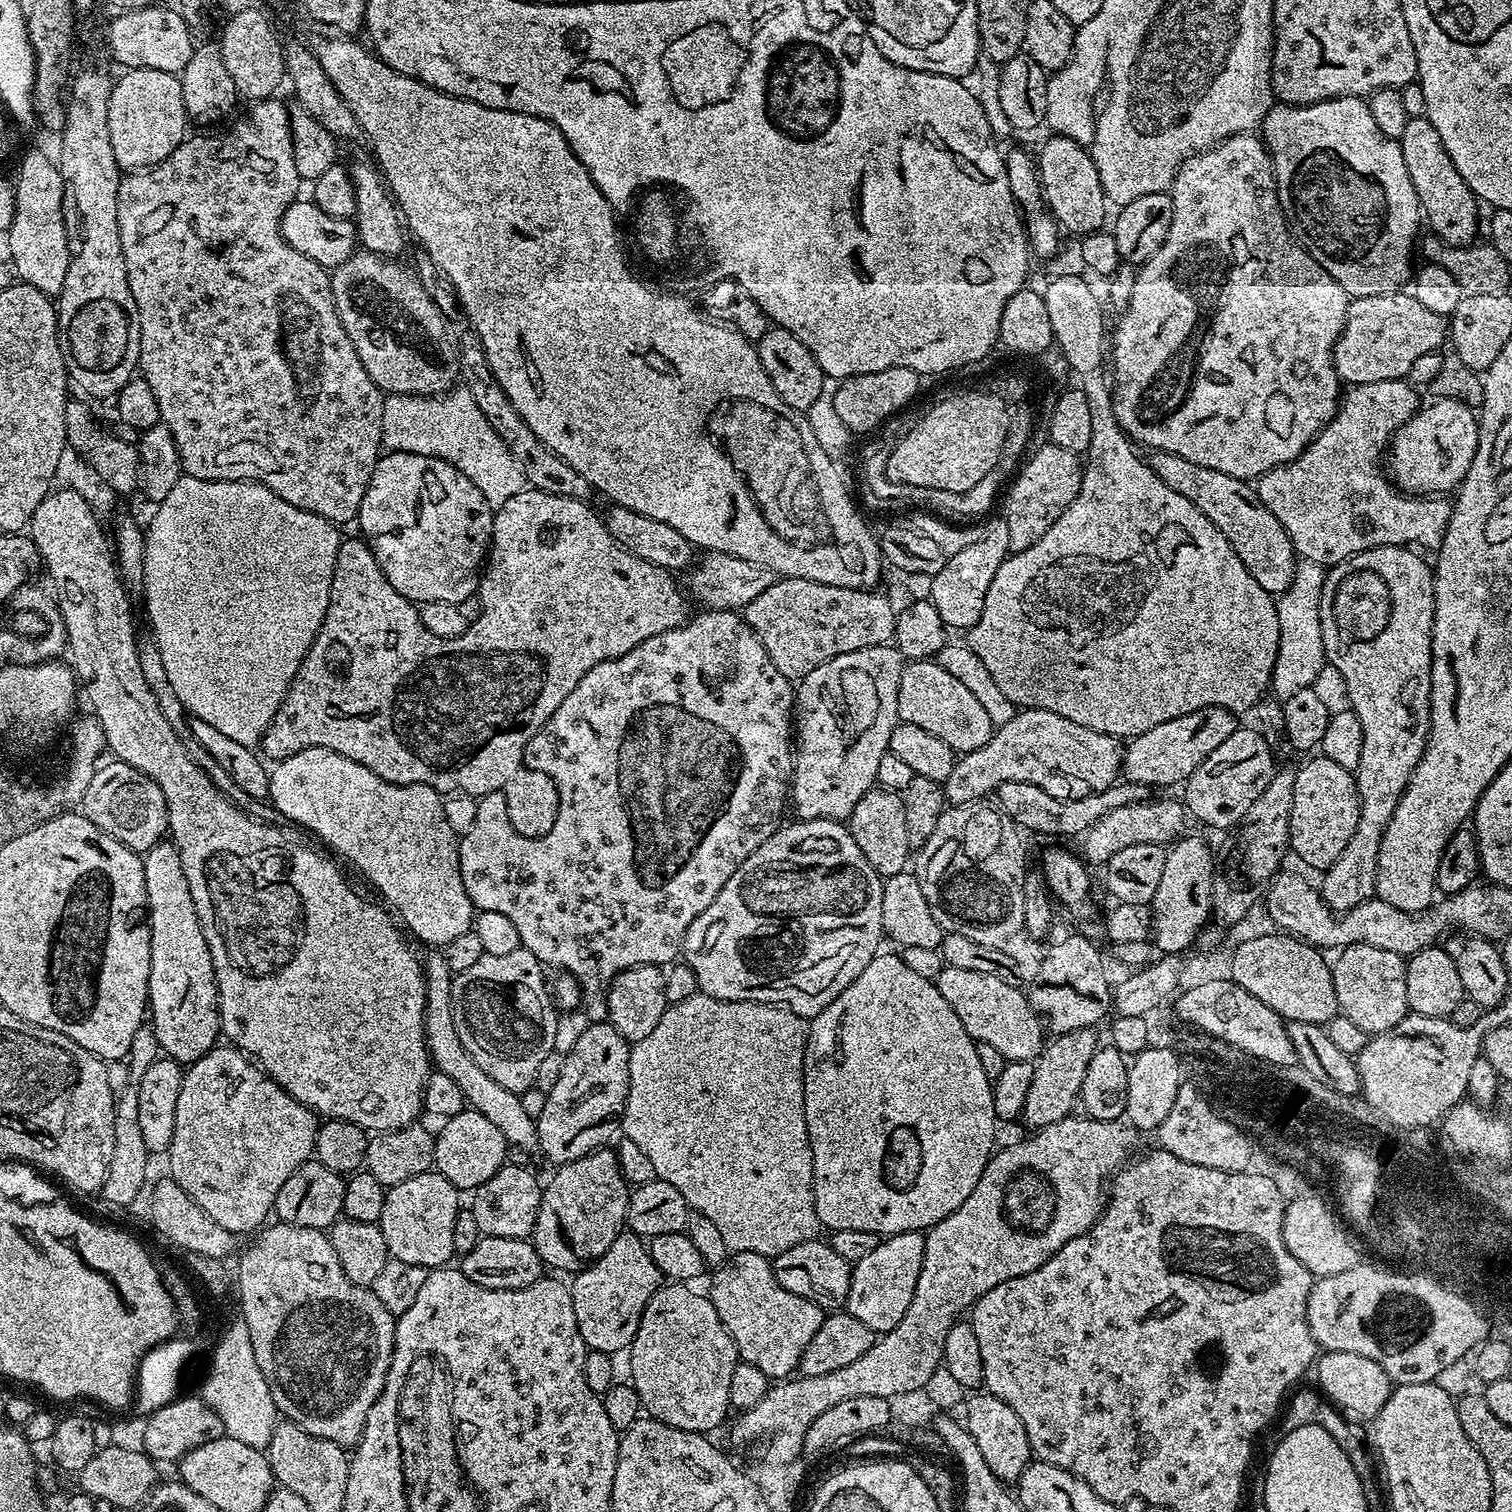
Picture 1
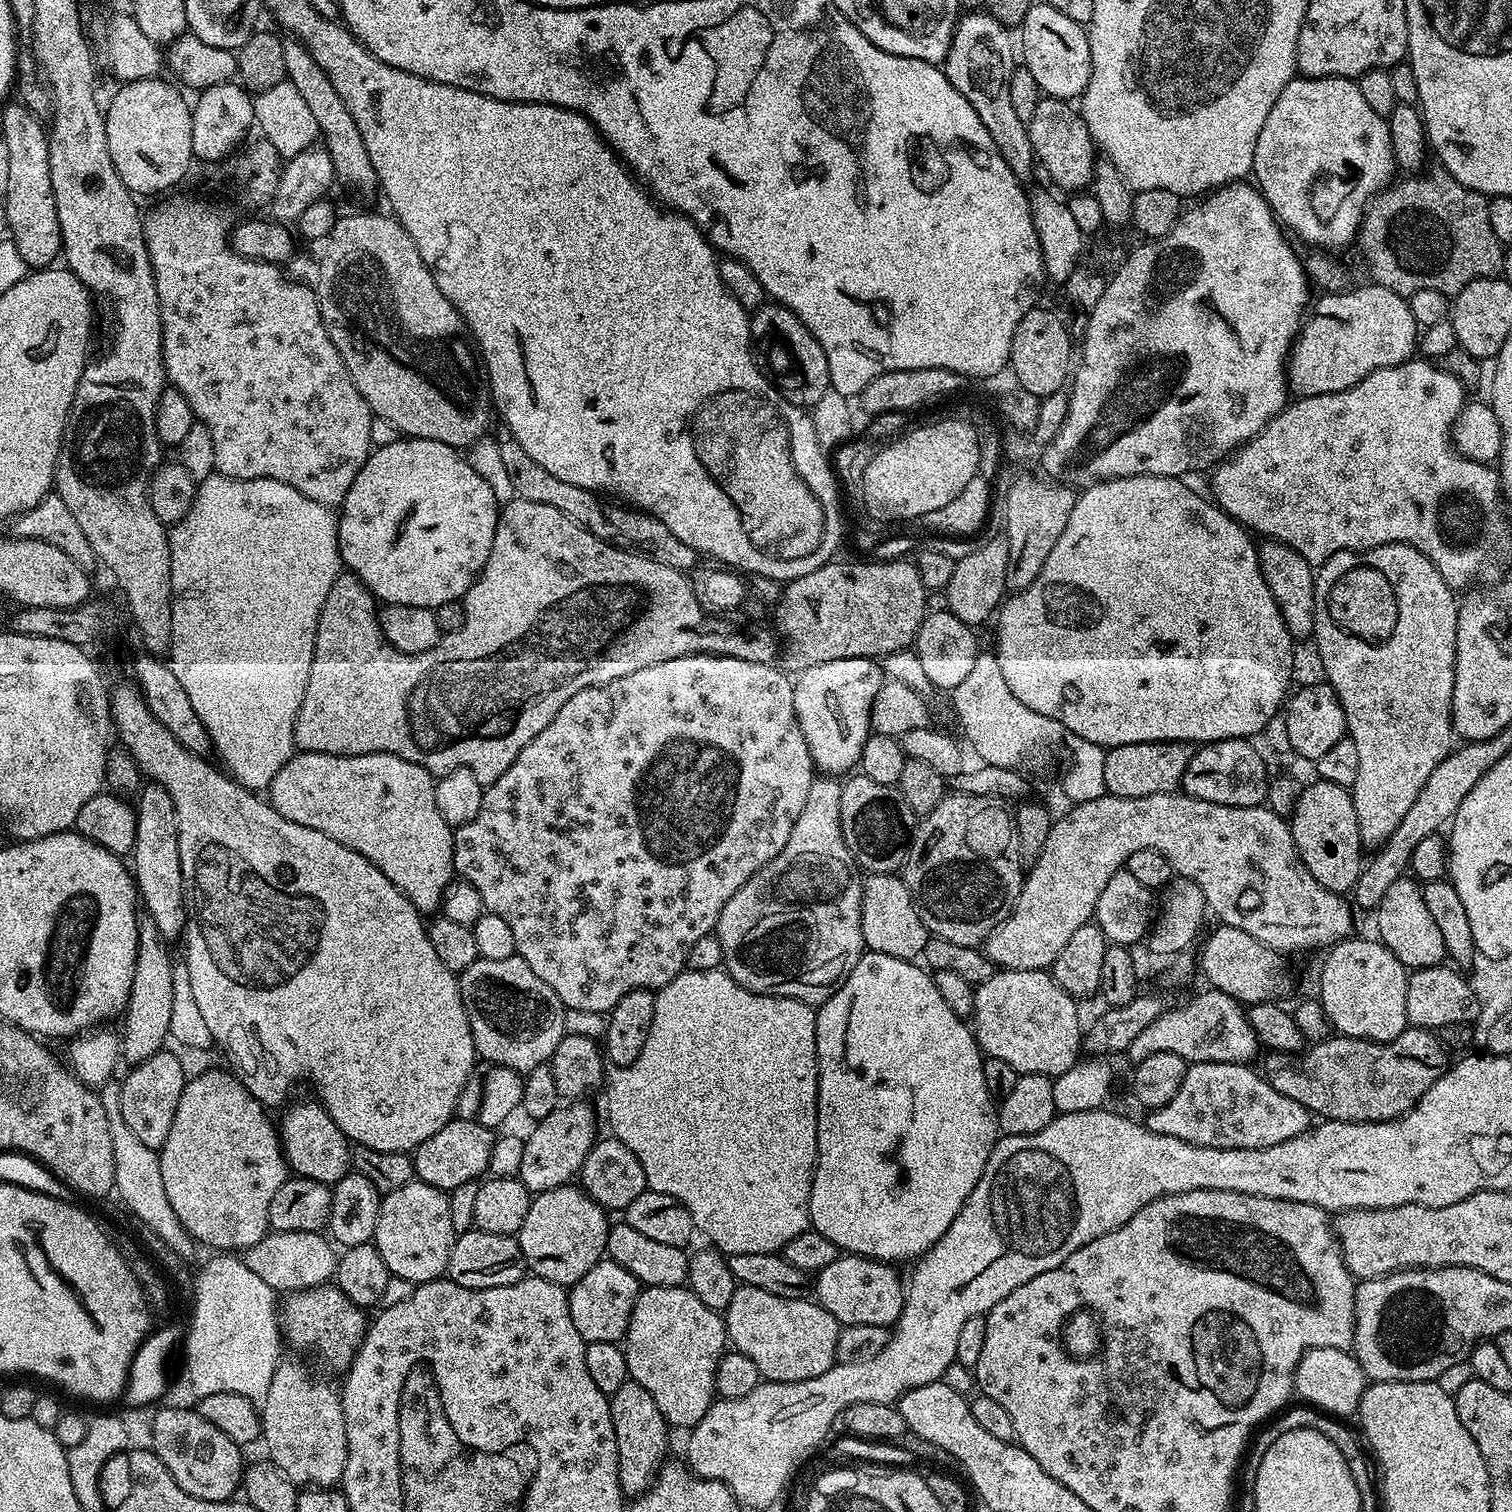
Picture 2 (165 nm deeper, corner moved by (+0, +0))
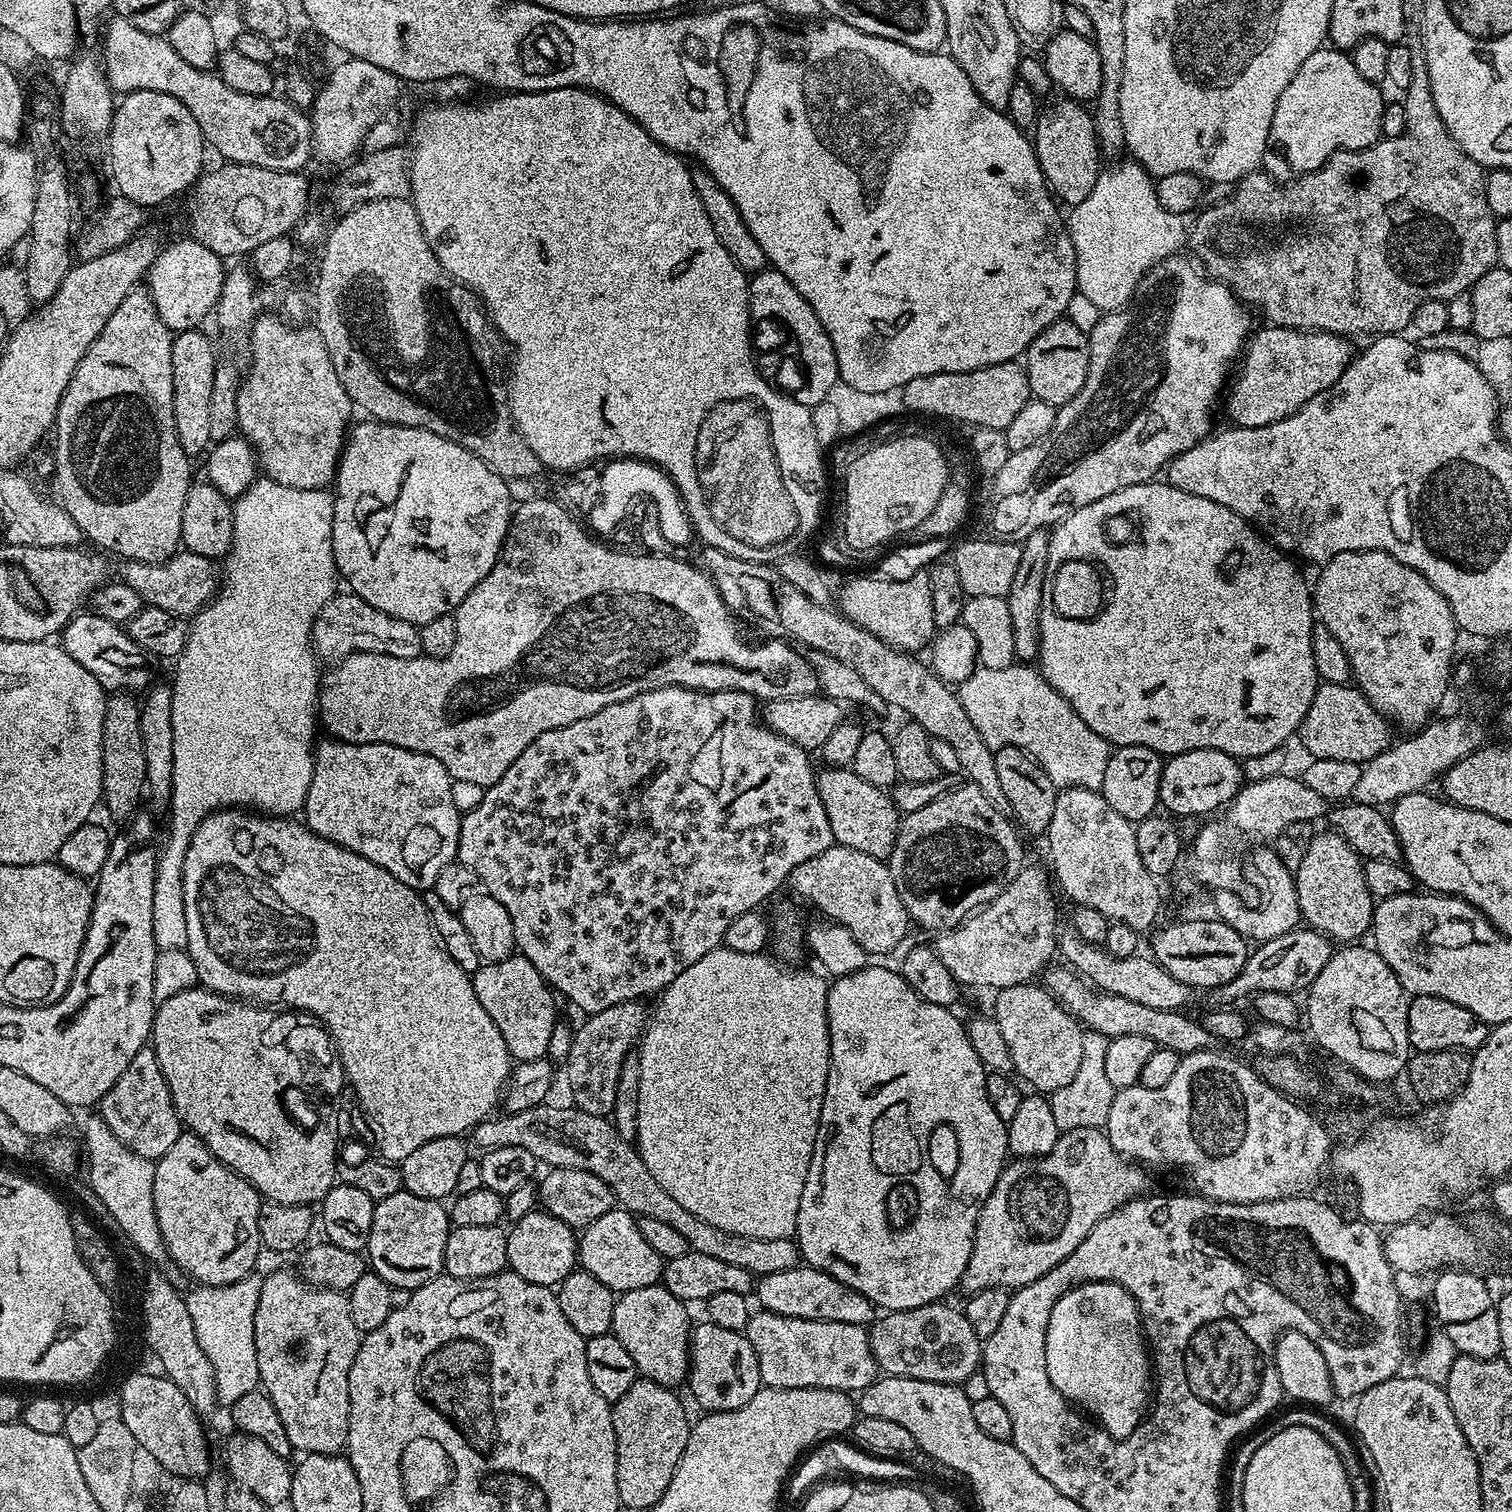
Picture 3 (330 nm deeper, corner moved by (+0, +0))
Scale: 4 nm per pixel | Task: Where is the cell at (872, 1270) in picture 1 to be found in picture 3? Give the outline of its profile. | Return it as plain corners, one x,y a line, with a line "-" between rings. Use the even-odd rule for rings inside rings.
797,1266
790,1270
778,1270
769,1276
759,1277
754,1284
754,1296
760,1299
759,1307
766,1312
782,1314
790,1318
806,1318
818,1322
850,1322
871,1325
877,1319
877,1309
858,1290
850,1290
838,1278
817,1268

